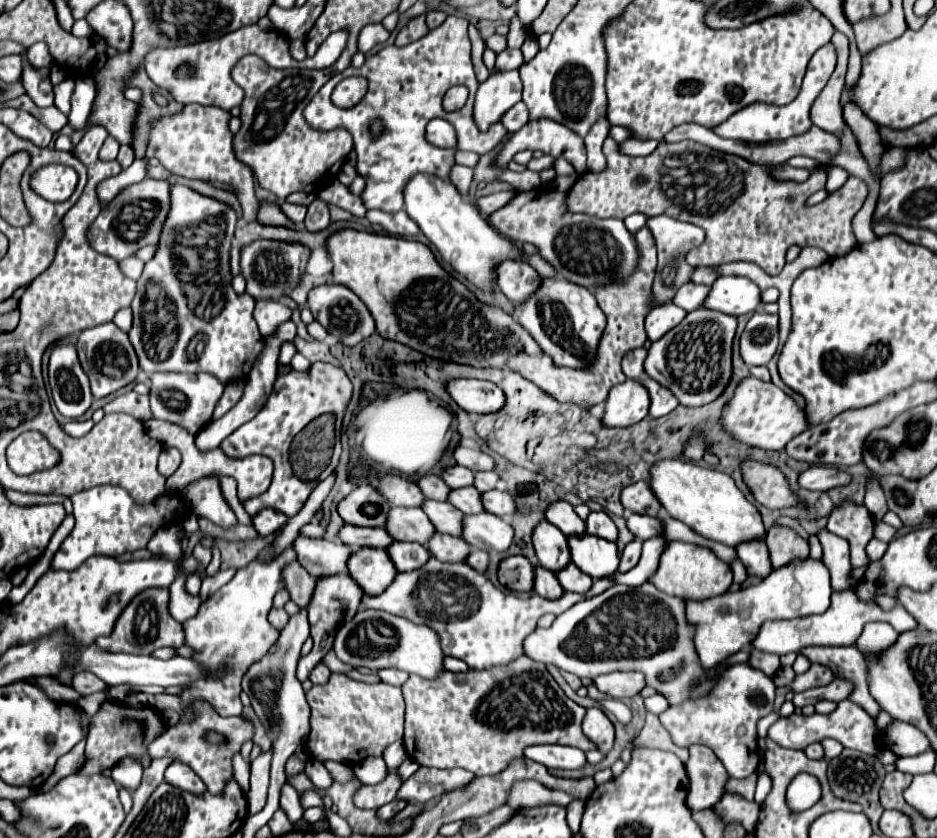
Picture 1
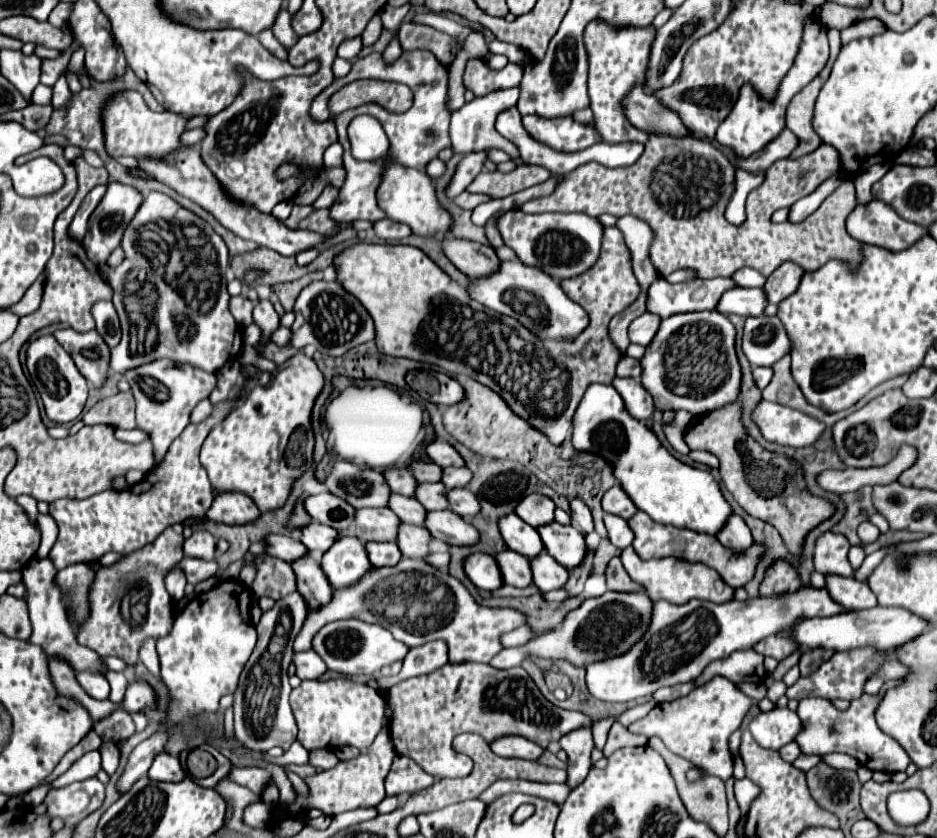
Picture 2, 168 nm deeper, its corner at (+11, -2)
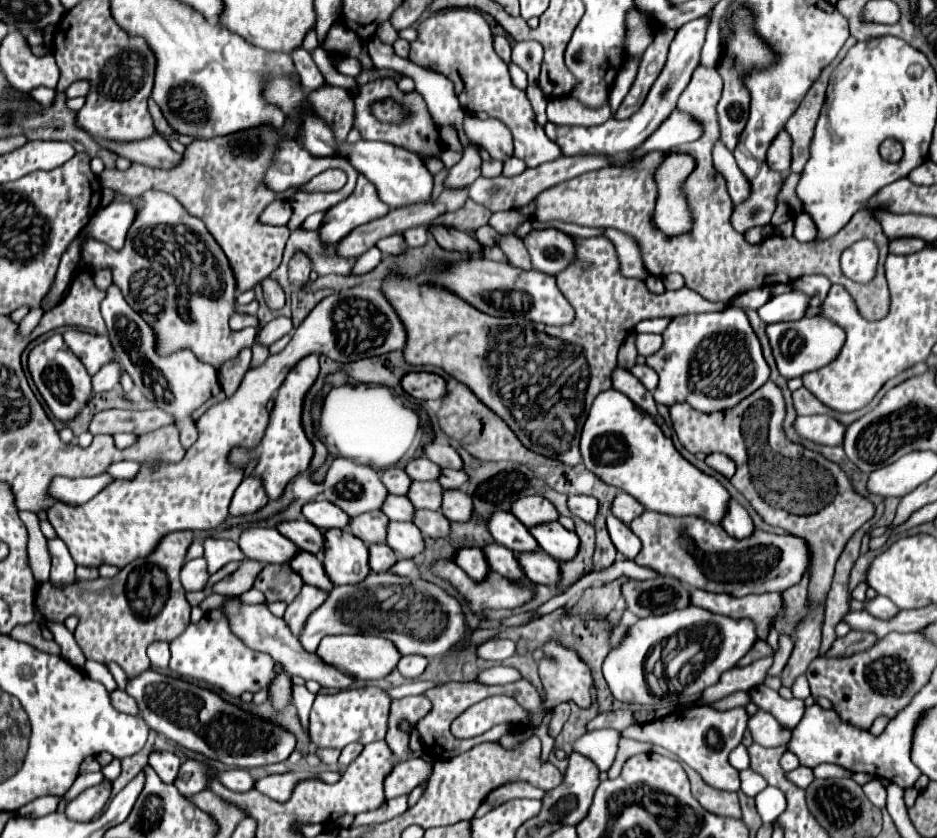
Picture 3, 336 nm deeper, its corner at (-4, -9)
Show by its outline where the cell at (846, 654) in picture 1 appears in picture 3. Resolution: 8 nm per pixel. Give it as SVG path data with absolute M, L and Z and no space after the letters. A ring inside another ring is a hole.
M759 640L755 644L755 648L751 648L751 652L743 660L739 660L739 666L747 666L747 664L759 660L759 658L765 658L765 656L775 656L775 650L769 646L767 640Z

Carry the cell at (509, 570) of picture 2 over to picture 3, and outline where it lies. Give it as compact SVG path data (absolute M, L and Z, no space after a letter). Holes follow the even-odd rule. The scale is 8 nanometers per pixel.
M491 544L491 548L483 548L483 552L487 554L487 562L491 564L493 572L507 580L525 580L525 572L511 550L501 544Z

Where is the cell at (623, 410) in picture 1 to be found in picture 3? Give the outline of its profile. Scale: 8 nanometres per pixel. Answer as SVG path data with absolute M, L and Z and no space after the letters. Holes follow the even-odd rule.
M605 390L603 394L599 394L595 398L589 418L583 426L583 434L581 434L581 456L583 456L583 464L597 478L601 478L603 482L607 482L615 488L625 490L627 494L637 498L647 510L669 514L669 516L697 516L715 526L719 526L729 512L731 494L713 476L703 474L691 462L687 462L677 452L671 438L667 438L661 432L661 428L655 424L655 420L649 418L641 408L637 408L619 390Z

